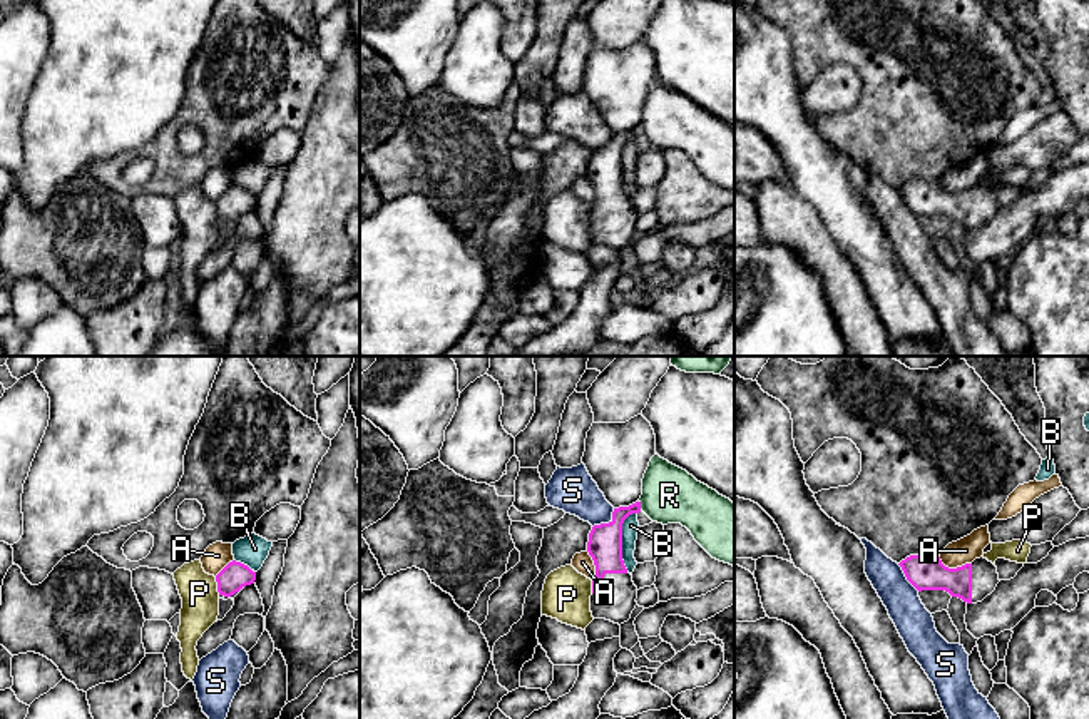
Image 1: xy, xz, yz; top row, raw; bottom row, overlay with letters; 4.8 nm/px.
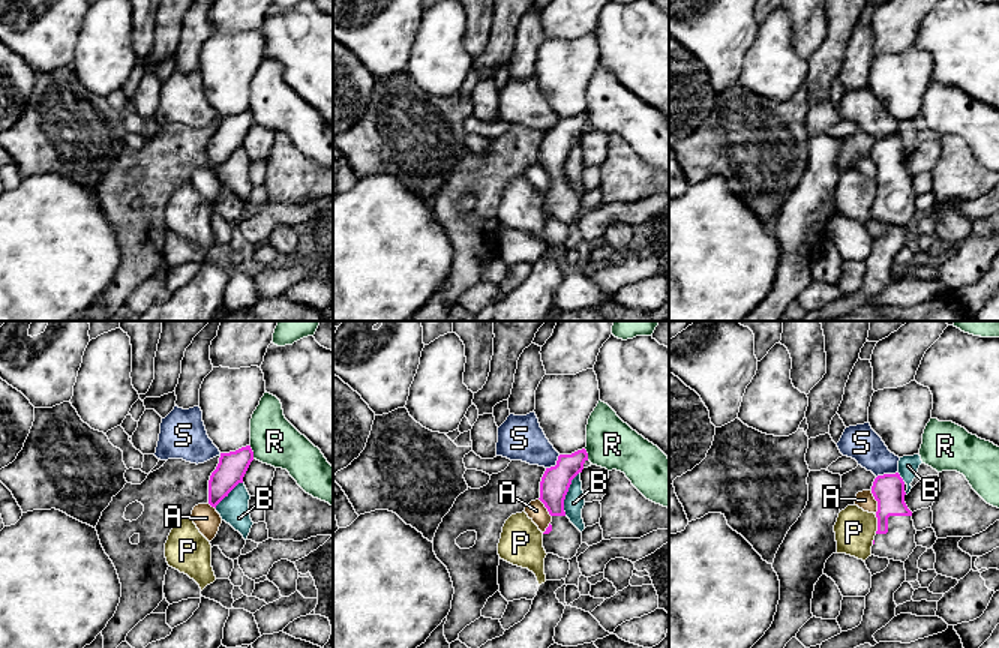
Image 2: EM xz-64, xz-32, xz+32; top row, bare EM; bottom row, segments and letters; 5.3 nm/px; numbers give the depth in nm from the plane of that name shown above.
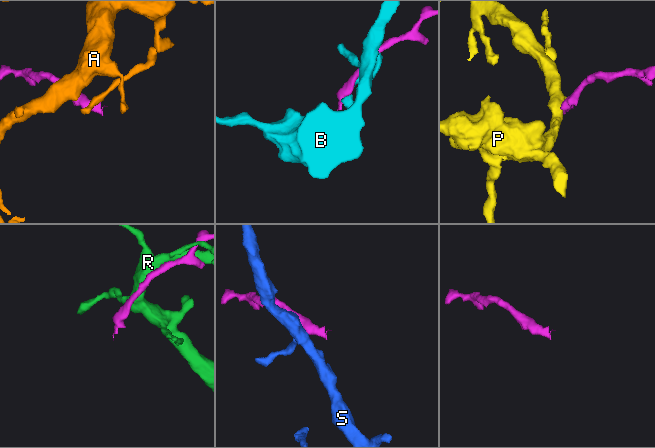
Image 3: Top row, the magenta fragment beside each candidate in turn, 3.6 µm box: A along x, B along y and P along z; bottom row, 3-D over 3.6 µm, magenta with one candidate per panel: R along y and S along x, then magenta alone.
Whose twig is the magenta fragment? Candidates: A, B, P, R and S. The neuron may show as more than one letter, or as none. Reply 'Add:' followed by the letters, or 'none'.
Add: none

